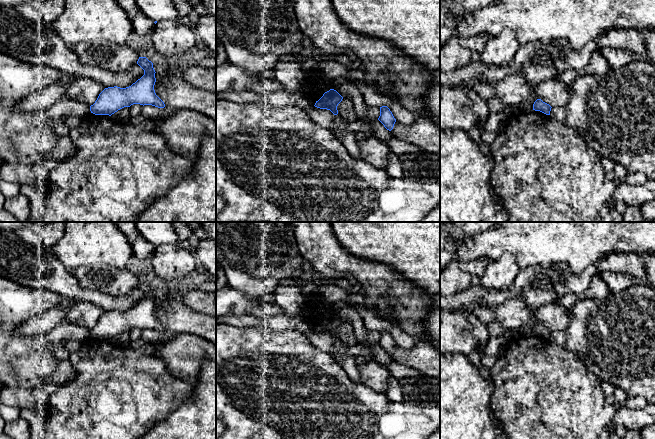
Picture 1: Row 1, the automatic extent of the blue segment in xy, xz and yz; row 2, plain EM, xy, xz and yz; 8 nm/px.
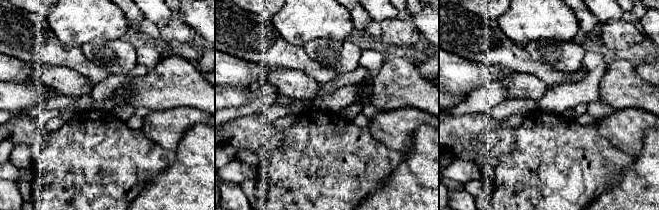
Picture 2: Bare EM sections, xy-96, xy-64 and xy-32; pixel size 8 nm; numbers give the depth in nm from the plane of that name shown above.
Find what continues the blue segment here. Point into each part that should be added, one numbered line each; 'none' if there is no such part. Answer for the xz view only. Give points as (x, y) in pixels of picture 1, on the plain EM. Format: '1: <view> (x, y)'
none

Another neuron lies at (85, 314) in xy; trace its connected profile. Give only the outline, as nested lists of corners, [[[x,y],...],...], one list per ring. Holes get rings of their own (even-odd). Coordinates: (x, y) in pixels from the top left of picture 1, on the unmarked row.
[[[74,301],[67,309],[65,322],[93,329],[105,311],[90,302]]]

